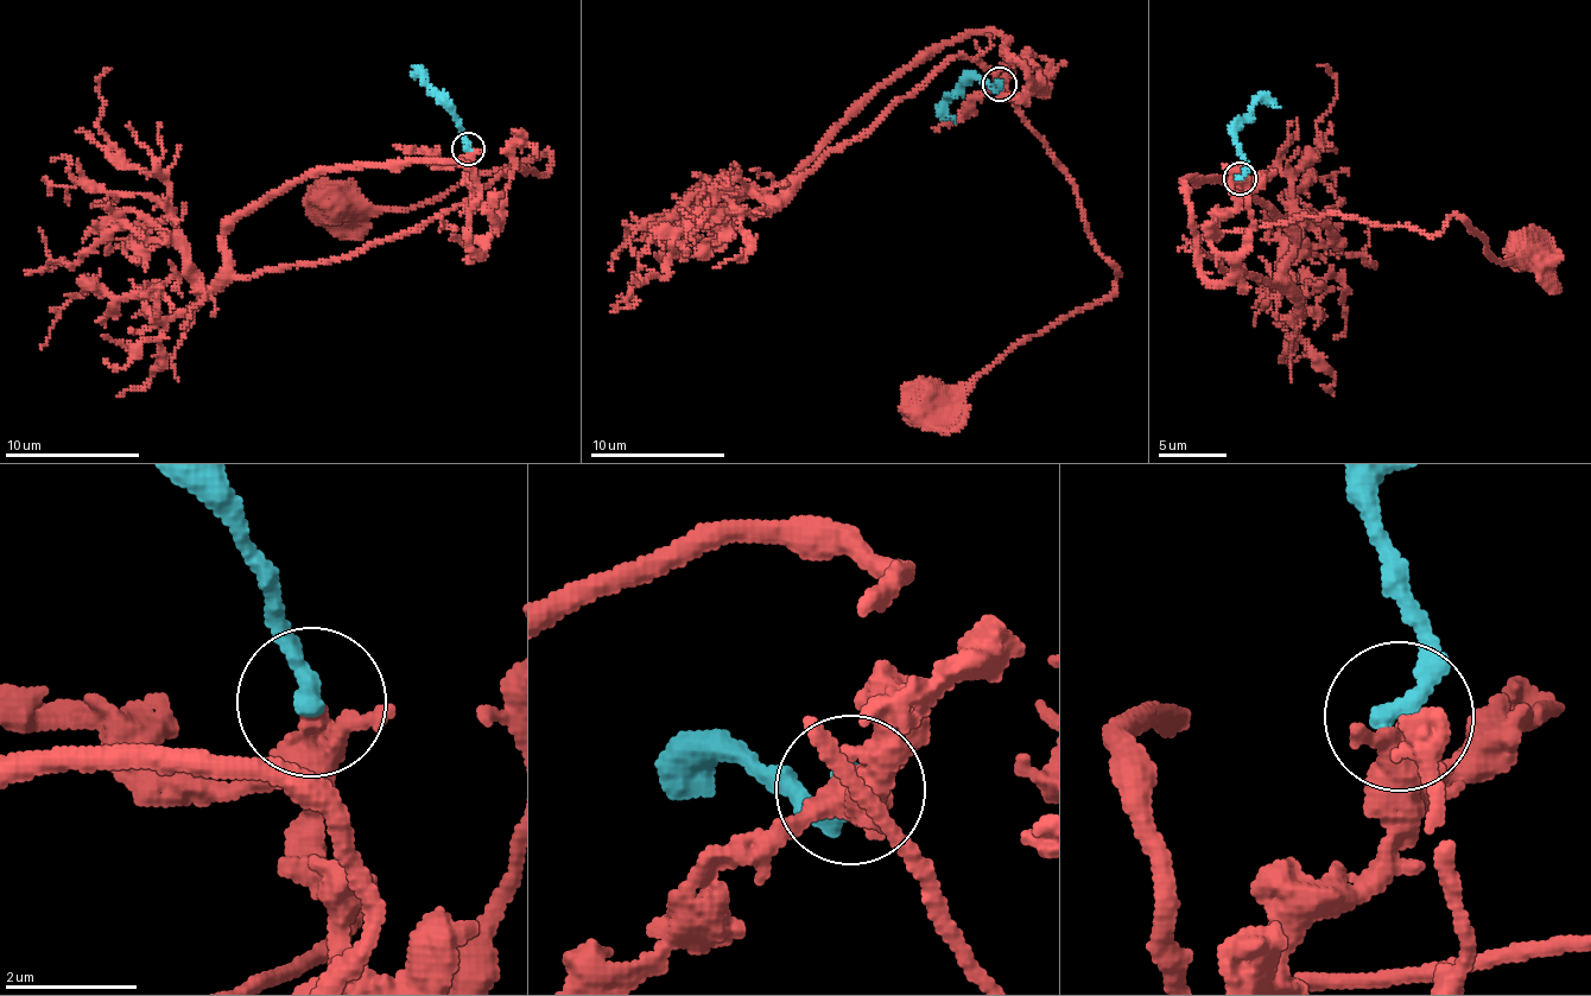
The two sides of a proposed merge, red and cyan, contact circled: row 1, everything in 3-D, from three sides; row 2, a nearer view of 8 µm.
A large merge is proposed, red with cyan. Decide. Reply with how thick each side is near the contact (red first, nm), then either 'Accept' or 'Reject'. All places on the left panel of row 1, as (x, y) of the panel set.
Thickness 400 nm (red) against 360 nm. Accept

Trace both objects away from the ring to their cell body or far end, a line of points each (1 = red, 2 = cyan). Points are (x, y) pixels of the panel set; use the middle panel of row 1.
1: (999, 83), (1007, 65), (997, 83), (1066, 176), (1116, 285), (1102, 300), (1057, 319), (930, 400)
2: (999, 83), (992, 88), (975, 77), (946, 102), (955, 122)

